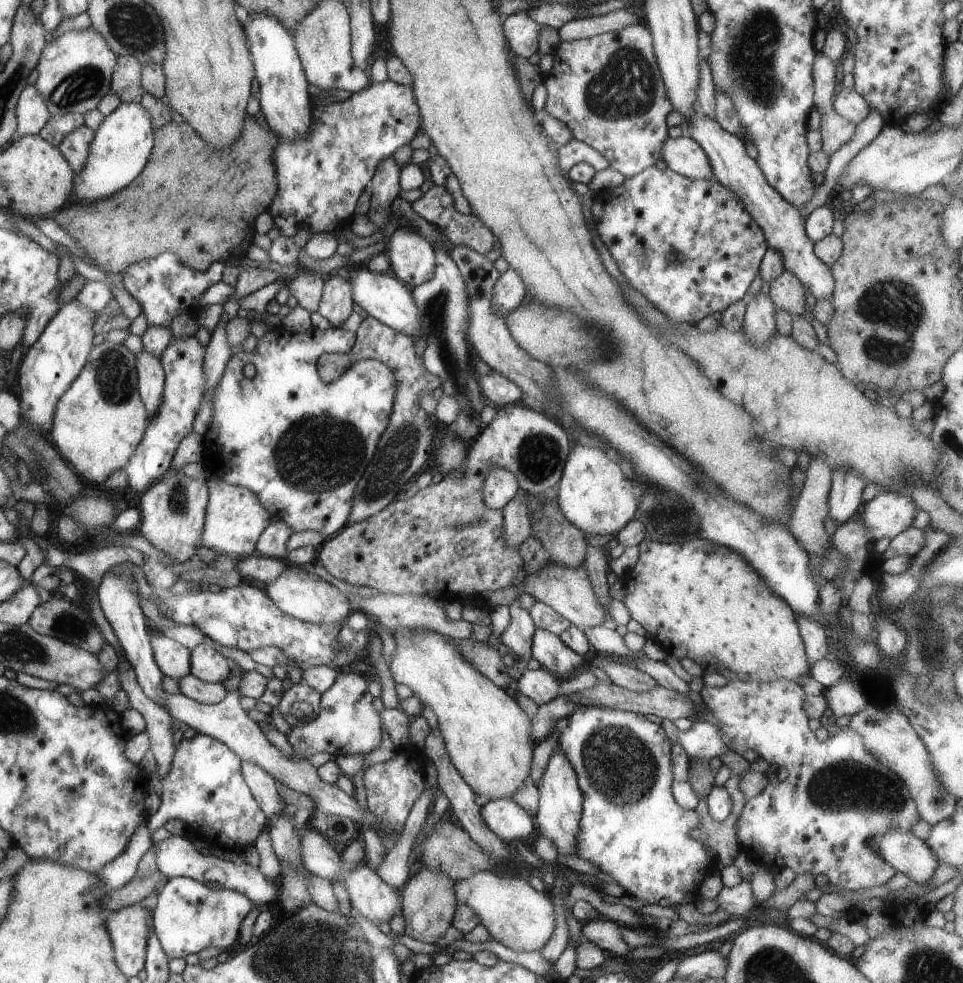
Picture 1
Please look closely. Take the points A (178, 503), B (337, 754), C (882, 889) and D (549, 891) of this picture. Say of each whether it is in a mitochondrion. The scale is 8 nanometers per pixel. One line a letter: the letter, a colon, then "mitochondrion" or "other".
A: mitochondrion
B: other
C: other
D: other

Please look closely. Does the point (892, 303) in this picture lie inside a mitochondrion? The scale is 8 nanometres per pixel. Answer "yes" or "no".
yes

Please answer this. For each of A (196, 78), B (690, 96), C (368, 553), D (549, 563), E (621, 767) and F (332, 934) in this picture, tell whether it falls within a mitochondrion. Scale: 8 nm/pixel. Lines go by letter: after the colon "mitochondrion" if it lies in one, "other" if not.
A: other
B: other
C: other
D: other
E: mitochondrion
F: mitochondrion

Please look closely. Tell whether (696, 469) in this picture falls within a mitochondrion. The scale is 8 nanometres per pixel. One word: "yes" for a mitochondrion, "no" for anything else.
no

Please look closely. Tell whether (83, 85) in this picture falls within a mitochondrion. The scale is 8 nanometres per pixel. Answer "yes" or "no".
yes

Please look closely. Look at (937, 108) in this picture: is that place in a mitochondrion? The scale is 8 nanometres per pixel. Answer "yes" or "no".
no

